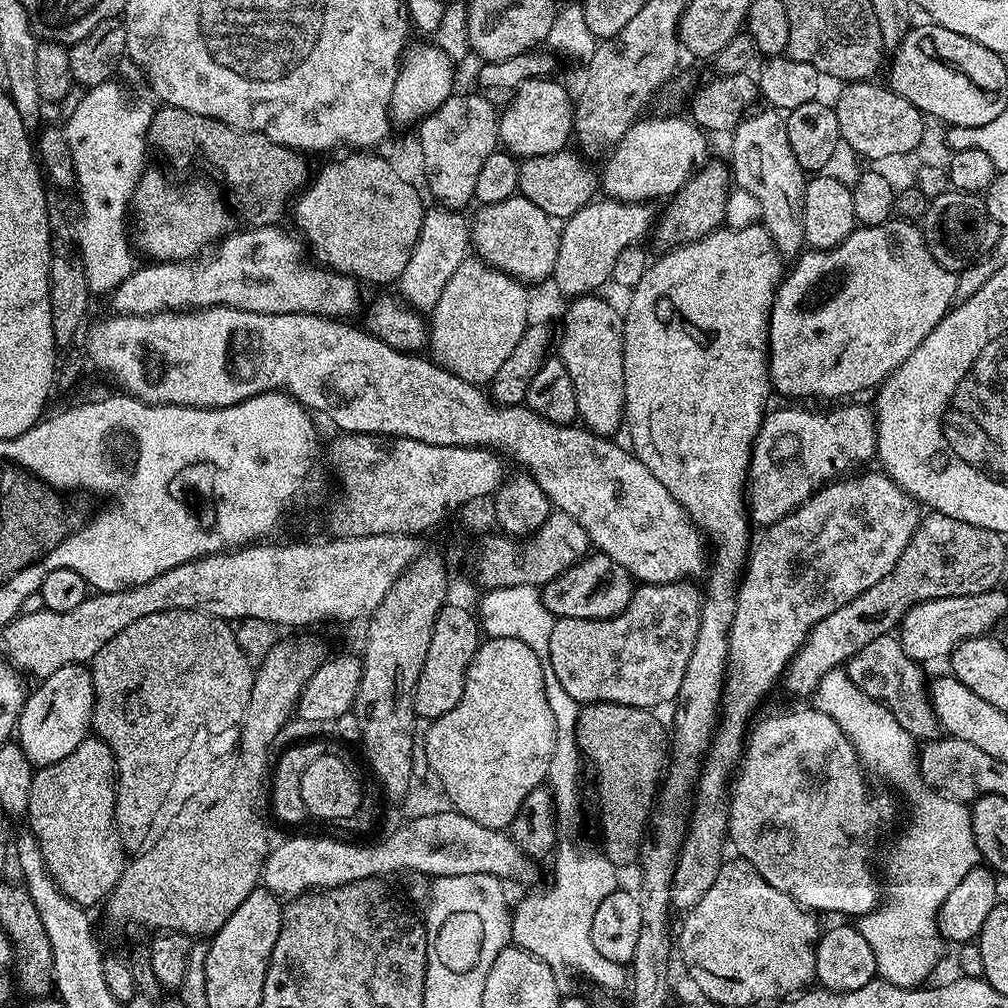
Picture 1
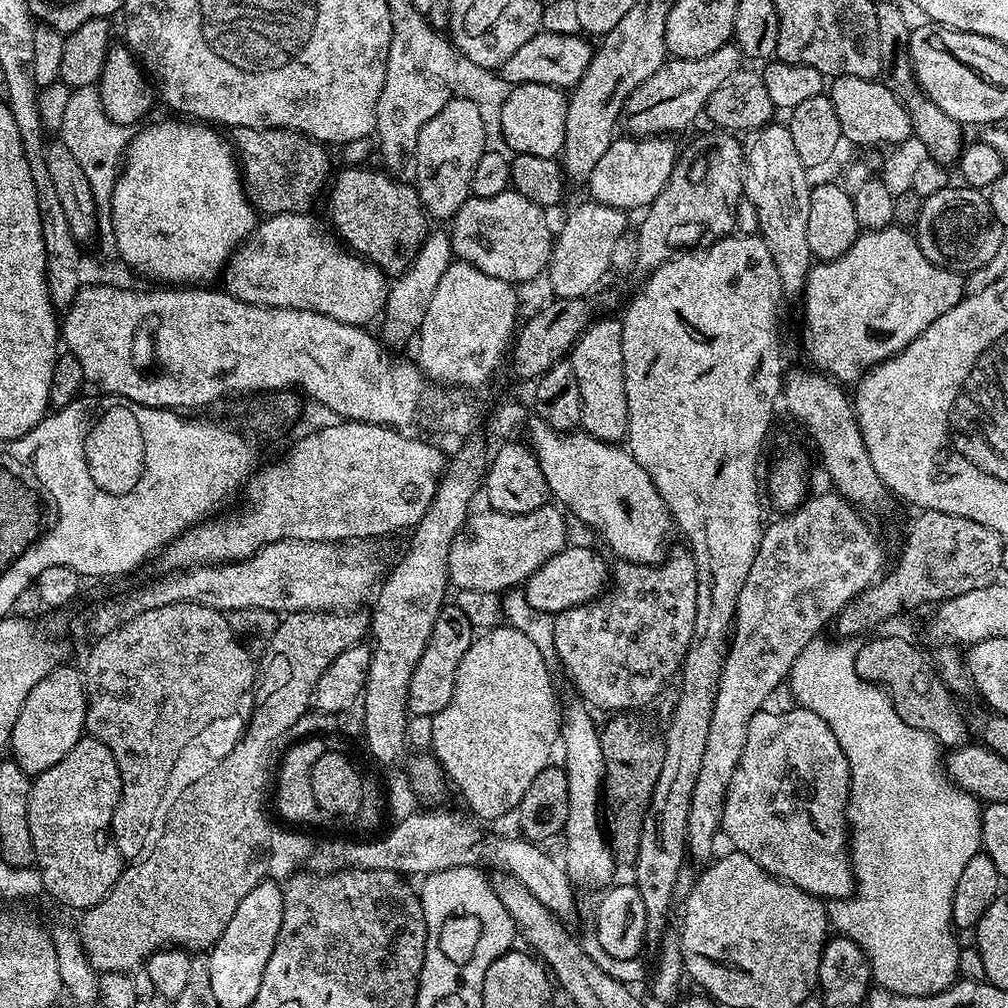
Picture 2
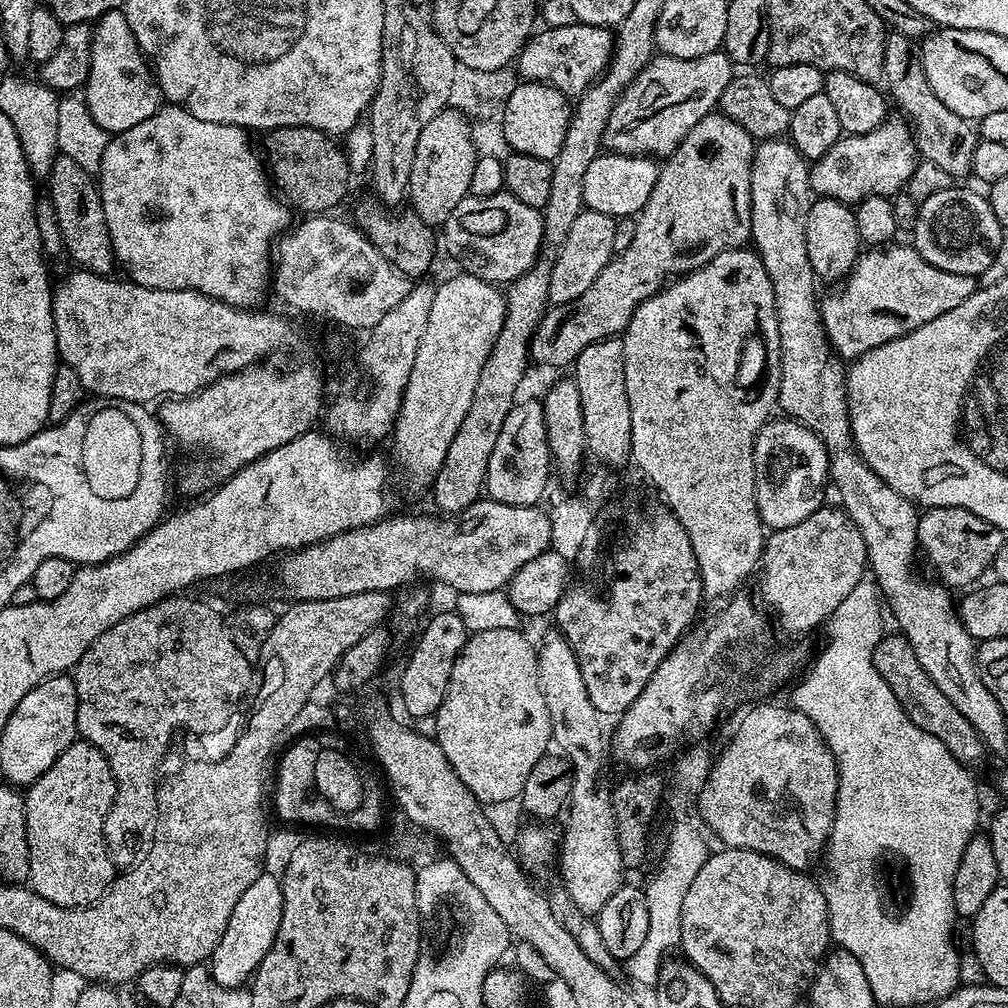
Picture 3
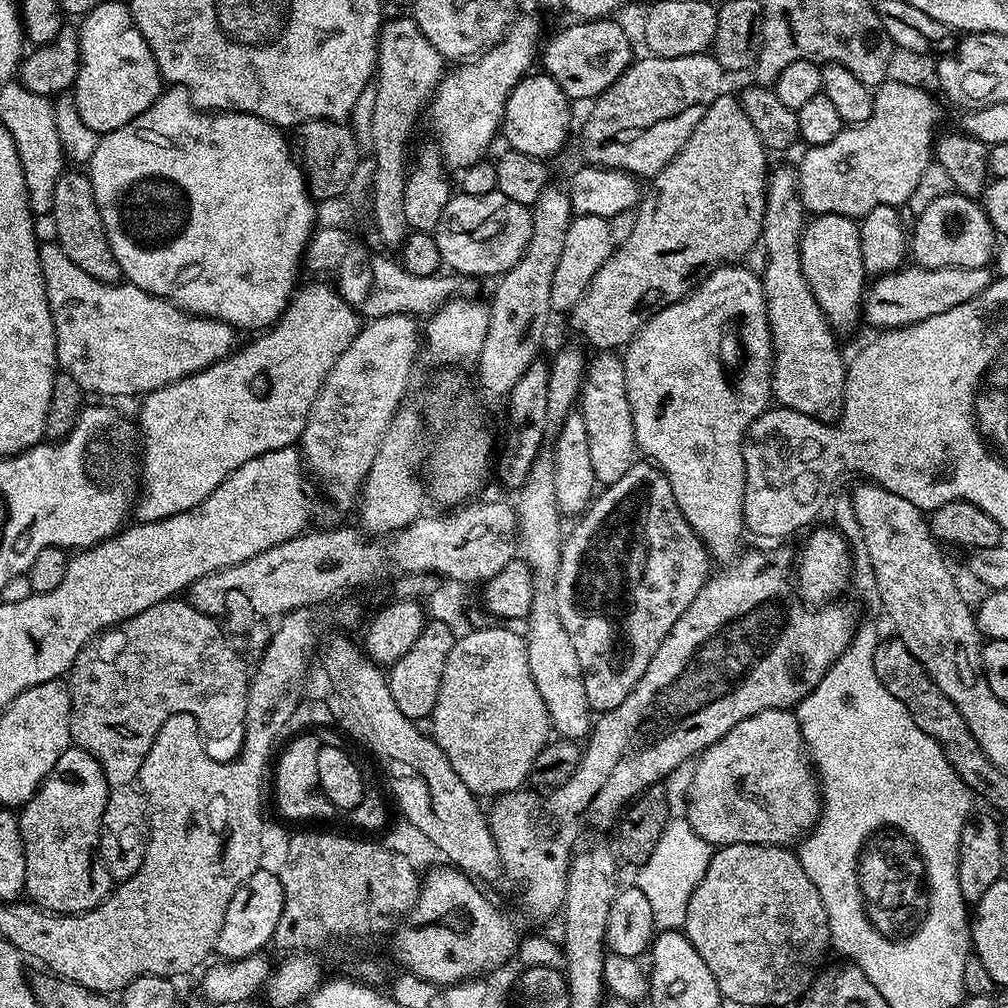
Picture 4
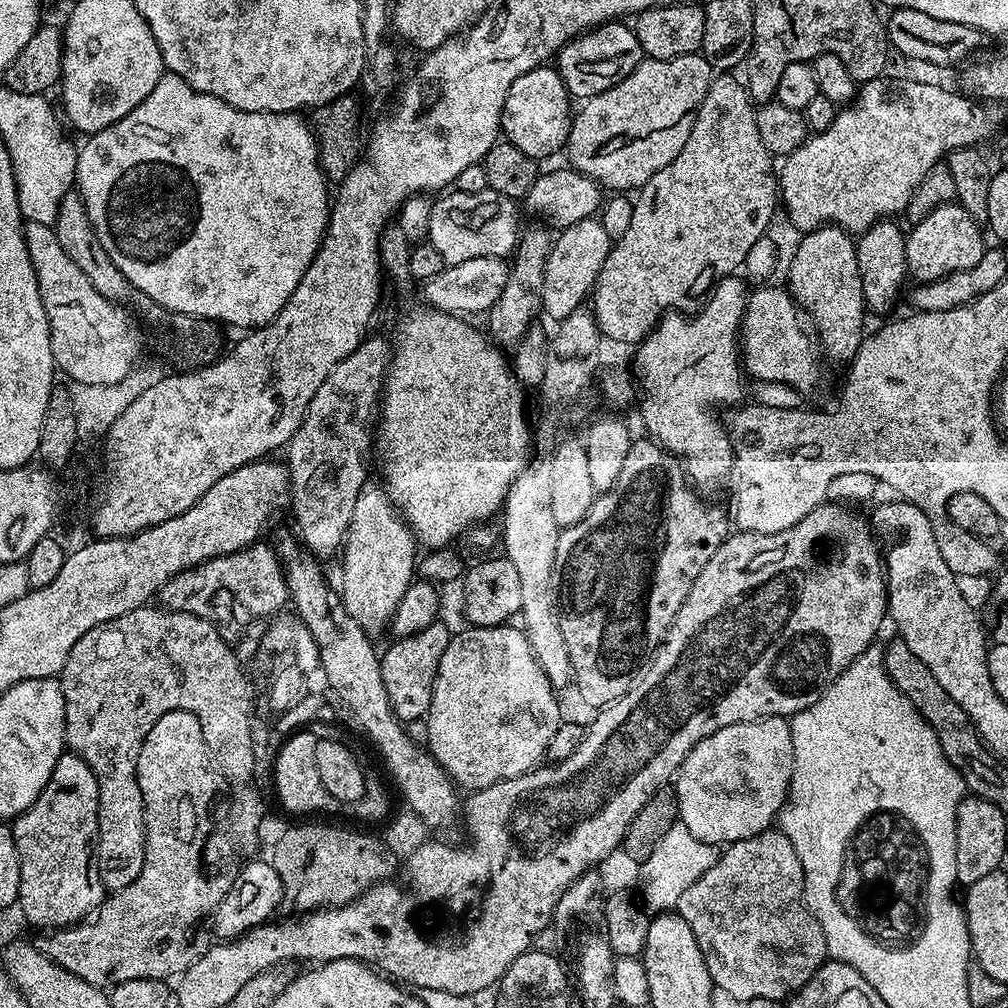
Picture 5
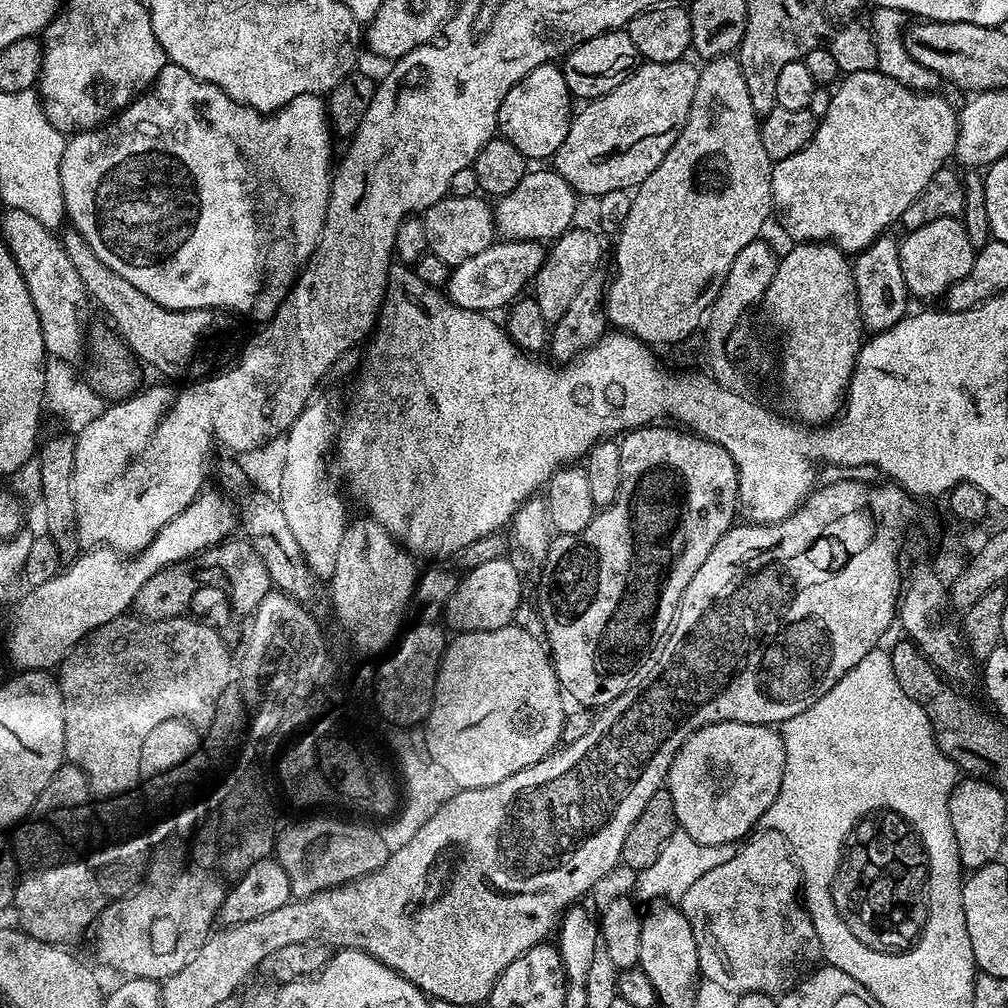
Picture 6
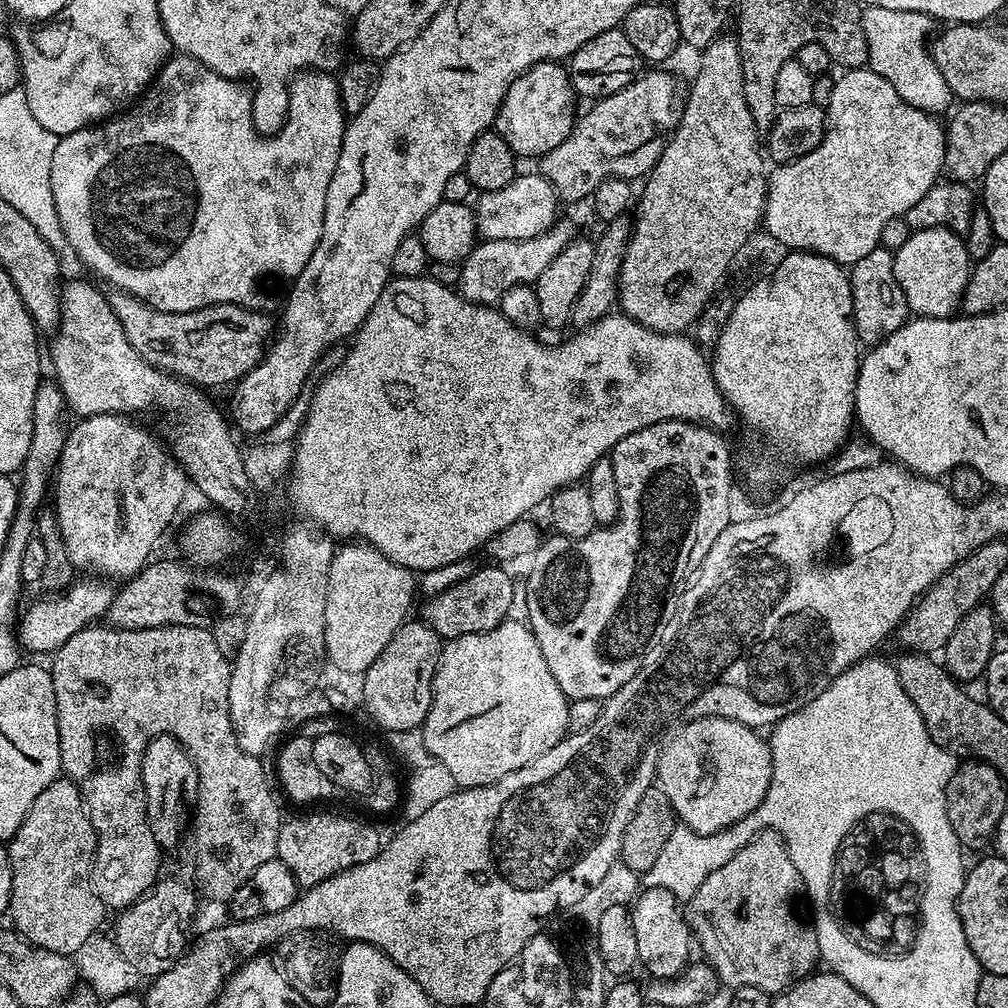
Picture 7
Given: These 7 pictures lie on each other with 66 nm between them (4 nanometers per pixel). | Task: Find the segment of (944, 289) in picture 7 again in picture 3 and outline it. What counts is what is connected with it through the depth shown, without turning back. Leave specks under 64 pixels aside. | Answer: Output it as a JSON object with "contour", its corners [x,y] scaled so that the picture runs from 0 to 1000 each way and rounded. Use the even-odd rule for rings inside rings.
{"contour":[[[945,185],[932,192],[923,192],[923,196],[912,199],[912,203],[911,224],[903,231],[909,250],[915,252],[923,264],[931,264],[931,268],[972,275],[978,264],[986,260],[998,237],[998,227],[986,213],[979,193],[975,189],[963,190],[960,187]]]}

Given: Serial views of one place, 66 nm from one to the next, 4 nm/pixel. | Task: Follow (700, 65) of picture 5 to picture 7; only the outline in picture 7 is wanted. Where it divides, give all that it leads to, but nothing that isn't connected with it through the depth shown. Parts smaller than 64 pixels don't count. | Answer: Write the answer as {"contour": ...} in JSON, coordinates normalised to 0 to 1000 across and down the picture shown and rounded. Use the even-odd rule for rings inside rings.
{"contour":[[[642,71],[617,89],[594,96],[585,113],[572,118],[565,129],[565,137],[535,156],[535,174],[548,182],[557,199],[579,198],[582,194],[584,197],[599,179],[599,159],[631,147],[649,129],[651,133],[659,129],[671,130],[679,112],[680,84],[675,84],[663,71]]]}

